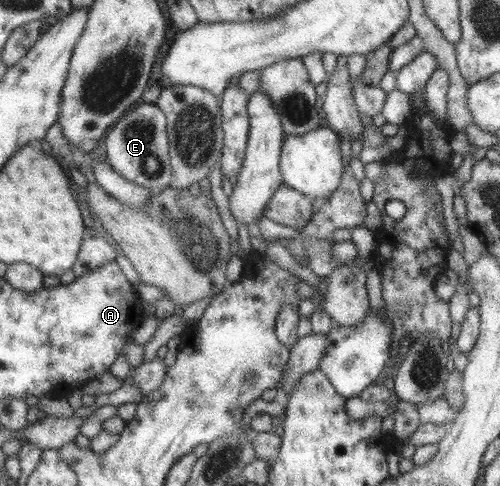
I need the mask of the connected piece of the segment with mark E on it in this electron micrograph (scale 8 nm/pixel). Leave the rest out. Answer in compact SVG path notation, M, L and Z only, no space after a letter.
M140 102L127 112L106 136L107 161L119 174L136 185L153 190L154 194L168 187L172 170L168 157L166 116L153 103Z

